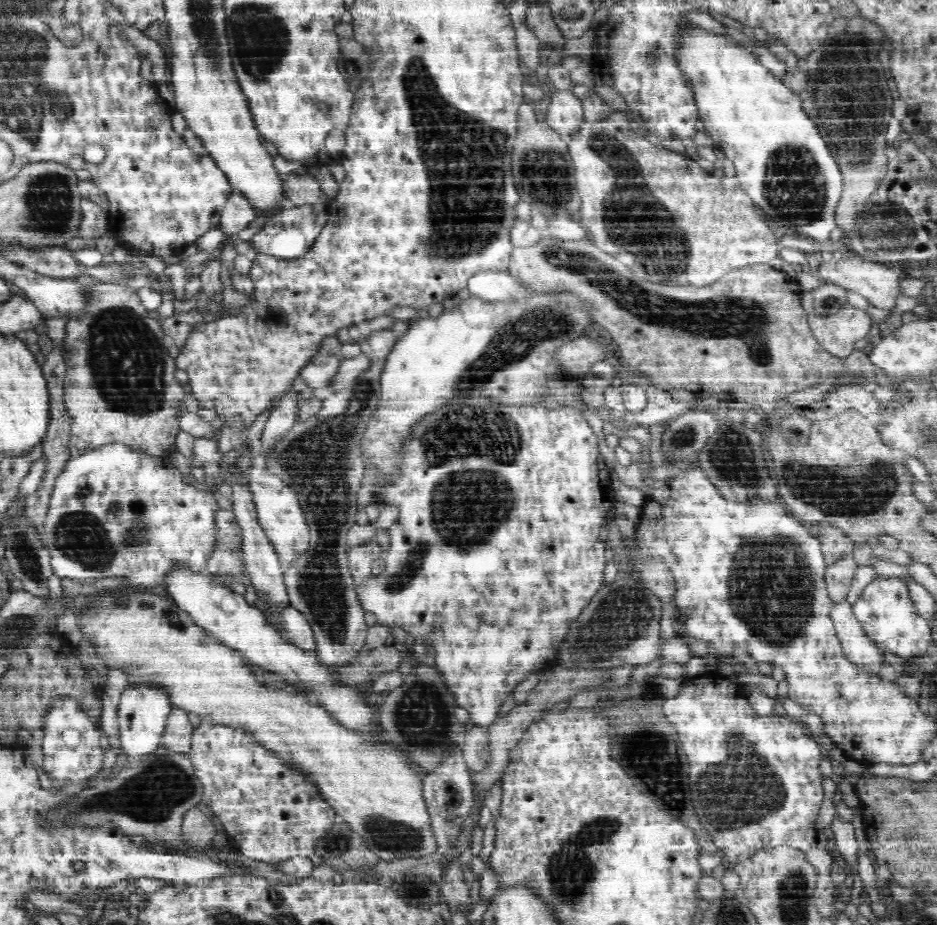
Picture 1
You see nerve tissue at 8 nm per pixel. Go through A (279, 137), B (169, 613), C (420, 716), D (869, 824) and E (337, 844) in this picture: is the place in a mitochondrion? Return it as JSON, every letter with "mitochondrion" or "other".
{"A":"other","B":"other","C":"mitochondrion","D":"other","E":"mitochondrion"}

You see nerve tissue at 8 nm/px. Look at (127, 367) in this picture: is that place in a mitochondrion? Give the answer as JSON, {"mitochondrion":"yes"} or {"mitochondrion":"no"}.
{"mitochondrion":"yes"}

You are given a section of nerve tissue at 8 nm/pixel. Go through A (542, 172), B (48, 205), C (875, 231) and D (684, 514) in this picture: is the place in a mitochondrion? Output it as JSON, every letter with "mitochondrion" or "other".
{"A":"mitochondrion","B":"mitochondrion","C":"mitochondrion","D":"other"}

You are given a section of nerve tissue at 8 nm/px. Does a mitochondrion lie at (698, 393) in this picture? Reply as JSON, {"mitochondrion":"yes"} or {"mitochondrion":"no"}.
{"mitochondrion":"no"}

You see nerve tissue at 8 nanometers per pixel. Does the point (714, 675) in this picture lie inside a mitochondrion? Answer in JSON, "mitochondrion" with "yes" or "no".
{"mitochondrion":"no"}

